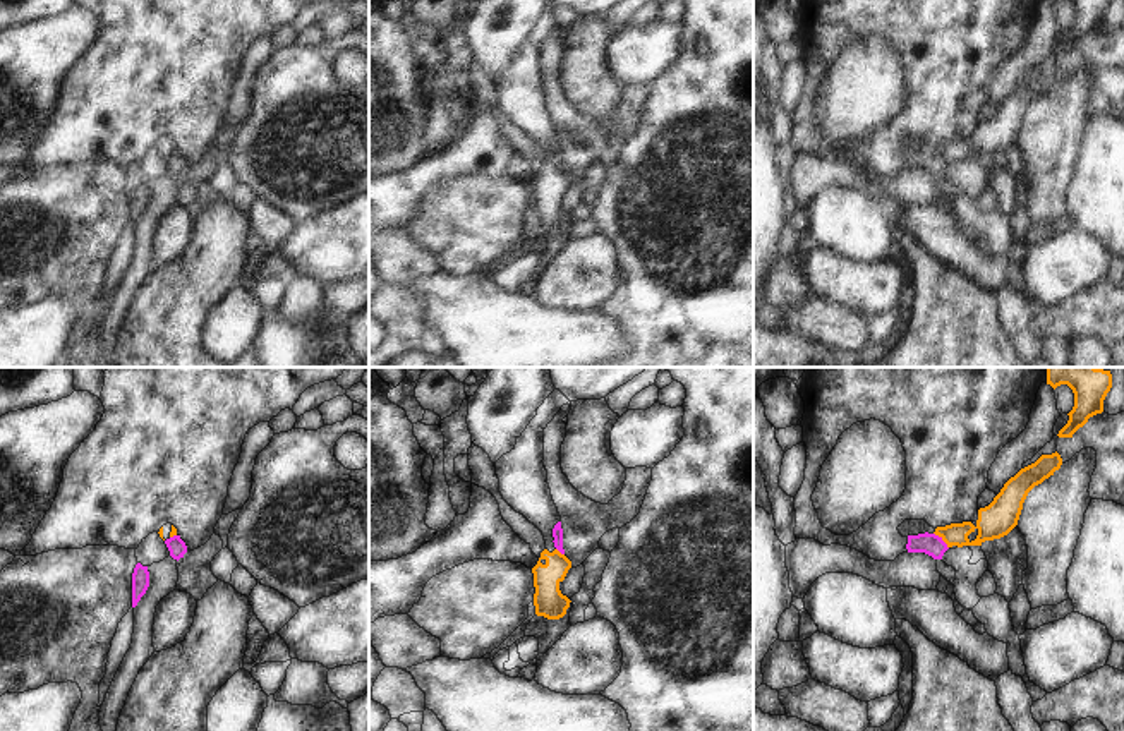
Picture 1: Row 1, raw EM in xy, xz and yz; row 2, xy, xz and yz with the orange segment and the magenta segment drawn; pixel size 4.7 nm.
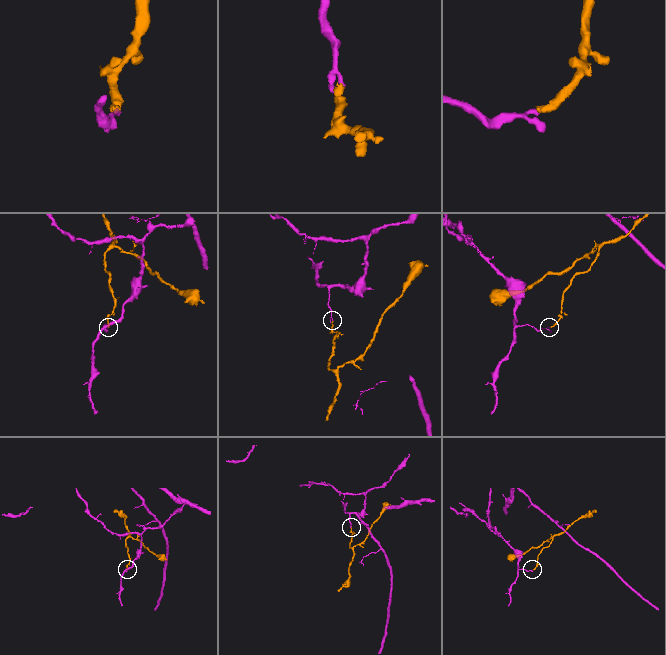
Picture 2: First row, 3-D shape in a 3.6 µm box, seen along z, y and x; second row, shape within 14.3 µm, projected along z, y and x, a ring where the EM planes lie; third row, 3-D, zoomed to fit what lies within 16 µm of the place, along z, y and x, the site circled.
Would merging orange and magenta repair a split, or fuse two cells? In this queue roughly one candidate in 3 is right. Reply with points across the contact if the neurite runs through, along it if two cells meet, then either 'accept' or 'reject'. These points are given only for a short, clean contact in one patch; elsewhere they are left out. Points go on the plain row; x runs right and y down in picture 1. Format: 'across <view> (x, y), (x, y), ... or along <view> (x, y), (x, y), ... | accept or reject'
along yz (934, 148), (948, 163) | reject

